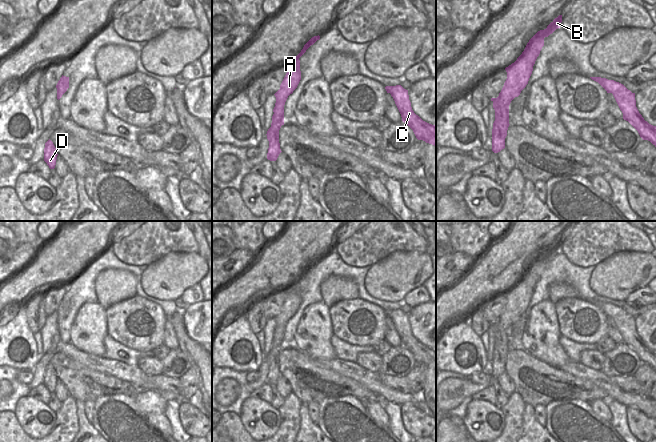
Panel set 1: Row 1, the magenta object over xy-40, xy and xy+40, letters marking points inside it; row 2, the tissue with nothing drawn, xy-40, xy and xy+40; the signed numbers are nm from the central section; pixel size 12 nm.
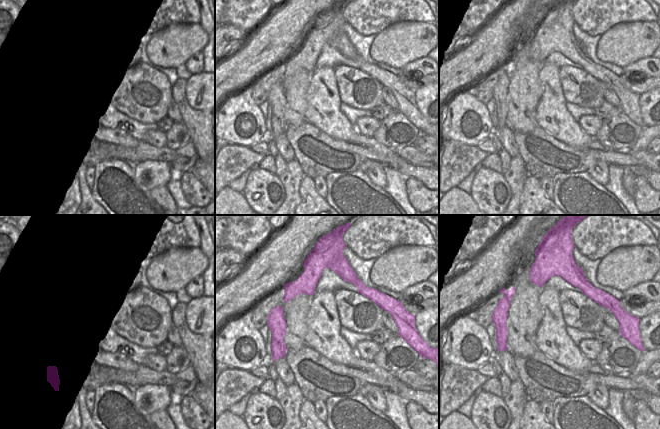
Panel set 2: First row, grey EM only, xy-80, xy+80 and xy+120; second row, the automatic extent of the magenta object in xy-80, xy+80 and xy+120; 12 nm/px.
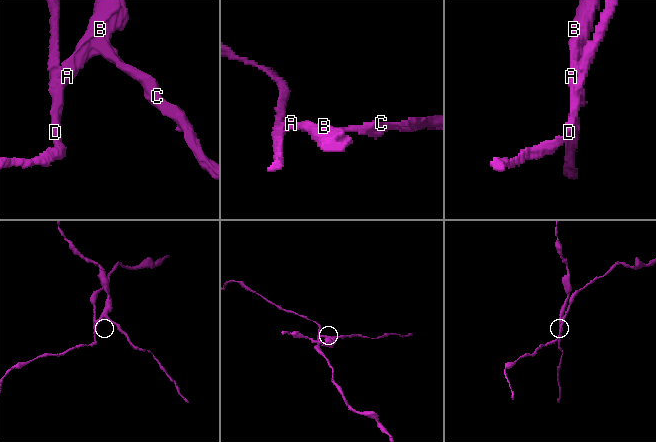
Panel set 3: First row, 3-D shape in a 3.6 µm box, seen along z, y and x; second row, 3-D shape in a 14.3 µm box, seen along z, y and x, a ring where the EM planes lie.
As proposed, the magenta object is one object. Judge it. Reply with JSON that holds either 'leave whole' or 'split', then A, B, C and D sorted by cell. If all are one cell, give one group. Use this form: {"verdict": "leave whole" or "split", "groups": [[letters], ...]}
{"verdict": "split", "groups": [["A", "B", "C"], ["D"]]}

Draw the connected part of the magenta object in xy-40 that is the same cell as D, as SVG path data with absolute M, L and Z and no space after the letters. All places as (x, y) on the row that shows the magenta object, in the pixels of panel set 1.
M49 139L45 143L44 148L44 161L47 163L50 169L54 169L57 160L57 150L53 144L53 142Z

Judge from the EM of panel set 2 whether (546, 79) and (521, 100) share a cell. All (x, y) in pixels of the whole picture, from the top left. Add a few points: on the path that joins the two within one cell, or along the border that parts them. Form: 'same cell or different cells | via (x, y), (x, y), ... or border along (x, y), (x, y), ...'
different cells | border along (543, 63), (539, 71), (543, 94), (537, 105)

